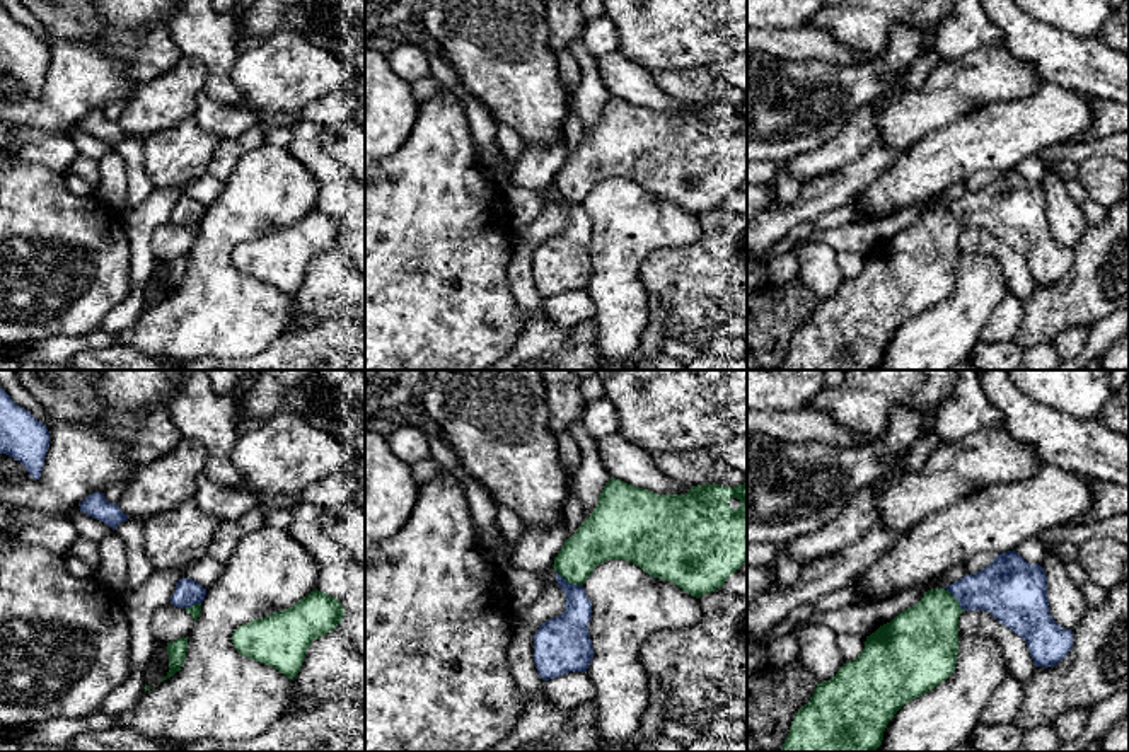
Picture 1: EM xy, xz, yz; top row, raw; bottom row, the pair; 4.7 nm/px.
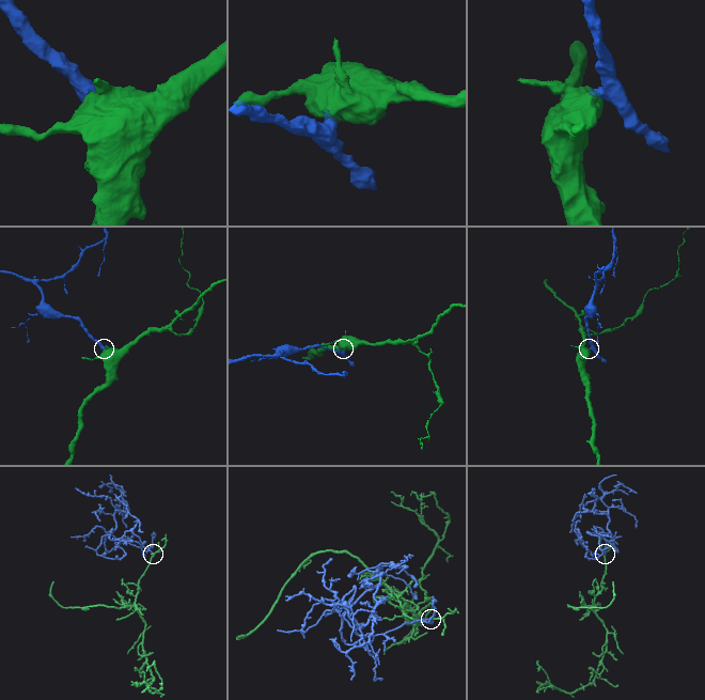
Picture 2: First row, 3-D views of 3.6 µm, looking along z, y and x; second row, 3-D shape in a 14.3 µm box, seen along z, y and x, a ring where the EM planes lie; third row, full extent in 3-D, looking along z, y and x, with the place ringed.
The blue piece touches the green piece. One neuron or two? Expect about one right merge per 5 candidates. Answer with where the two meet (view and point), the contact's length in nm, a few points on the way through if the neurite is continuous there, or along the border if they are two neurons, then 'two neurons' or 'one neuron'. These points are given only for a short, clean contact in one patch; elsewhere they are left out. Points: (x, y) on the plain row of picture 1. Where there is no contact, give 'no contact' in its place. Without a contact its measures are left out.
contact xz (570, 202); length 130 nm; border xz (558, 190), (568, 200), (580, 203); two neurons

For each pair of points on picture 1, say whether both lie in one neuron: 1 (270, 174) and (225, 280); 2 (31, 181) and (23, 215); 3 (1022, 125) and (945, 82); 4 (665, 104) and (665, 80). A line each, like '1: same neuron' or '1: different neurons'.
1: same neuron
2: same neuron
3: different neurons
4: different neurons

